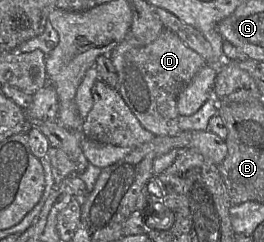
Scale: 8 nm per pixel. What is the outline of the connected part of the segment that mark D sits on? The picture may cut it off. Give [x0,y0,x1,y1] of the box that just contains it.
[109,29,208,136]

